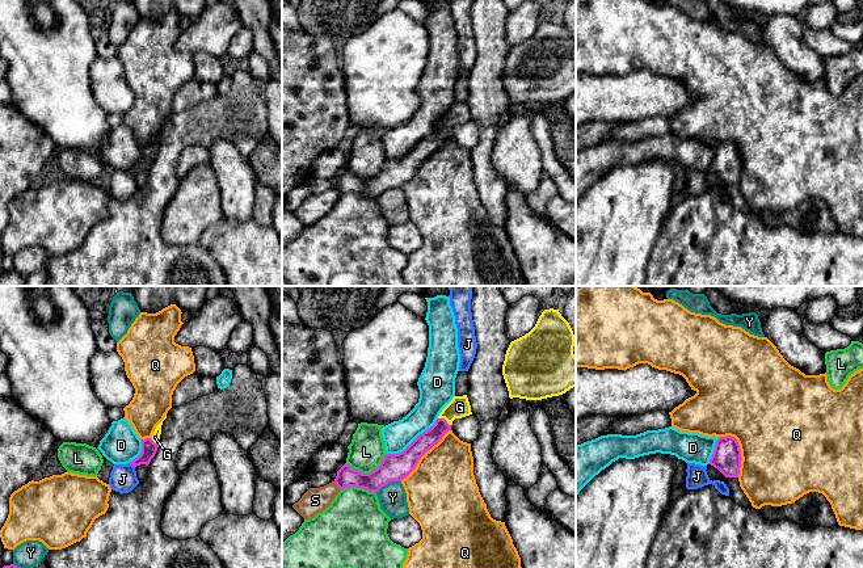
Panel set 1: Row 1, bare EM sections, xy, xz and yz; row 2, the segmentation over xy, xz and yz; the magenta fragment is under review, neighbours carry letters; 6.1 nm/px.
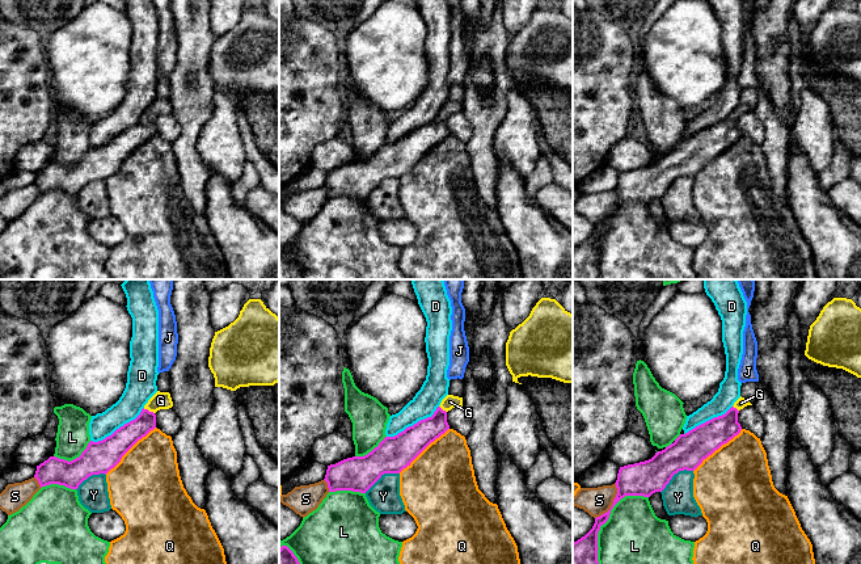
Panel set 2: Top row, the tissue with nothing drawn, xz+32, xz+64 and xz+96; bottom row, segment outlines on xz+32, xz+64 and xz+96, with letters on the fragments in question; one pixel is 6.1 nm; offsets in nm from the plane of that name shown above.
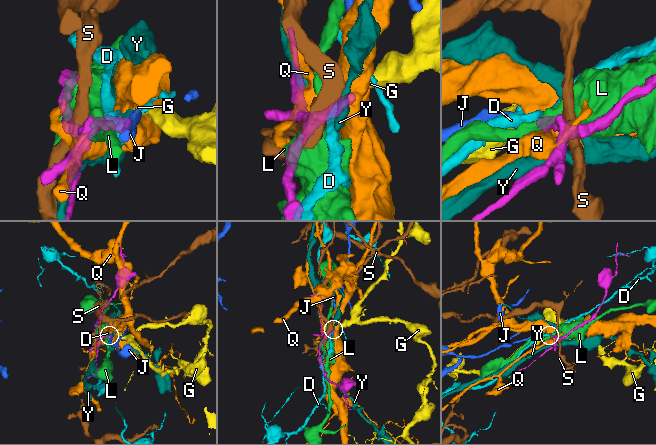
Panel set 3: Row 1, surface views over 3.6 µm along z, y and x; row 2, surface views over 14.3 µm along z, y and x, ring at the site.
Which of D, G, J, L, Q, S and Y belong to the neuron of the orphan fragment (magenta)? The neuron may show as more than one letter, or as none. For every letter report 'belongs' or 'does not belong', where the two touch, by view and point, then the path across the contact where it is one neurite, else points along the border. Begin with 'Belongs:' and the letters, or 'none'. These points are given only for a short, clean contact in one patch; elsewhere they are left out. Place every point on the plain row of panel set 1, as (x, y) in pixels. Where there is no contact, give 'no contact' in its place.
Belongs: G
D: does not belong | xz (415, 146)
G: belongs | xz (445, 126) | across xz (424, 148), (445, 126), (459, 113)
J: does not belong | xy (131, 169) | along xy (129, 169), (134, 173)
L: does not belong | xz (370, 179)
Q: does not belong | xz (422, 160)
S: does not belong | xz (337, 192) | along xz (333, 188), (340, 194)
Y: does not belong | xz (387, 189)

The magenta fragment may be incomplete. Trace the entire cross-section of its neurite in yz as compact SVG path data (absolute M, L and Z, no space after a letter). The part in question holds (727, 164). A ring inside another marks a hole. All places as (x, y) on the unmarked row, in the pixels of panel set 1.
M720 143L716 147L711 172L717 174L725 184L738 184L741 173L741 156L734 143Z

